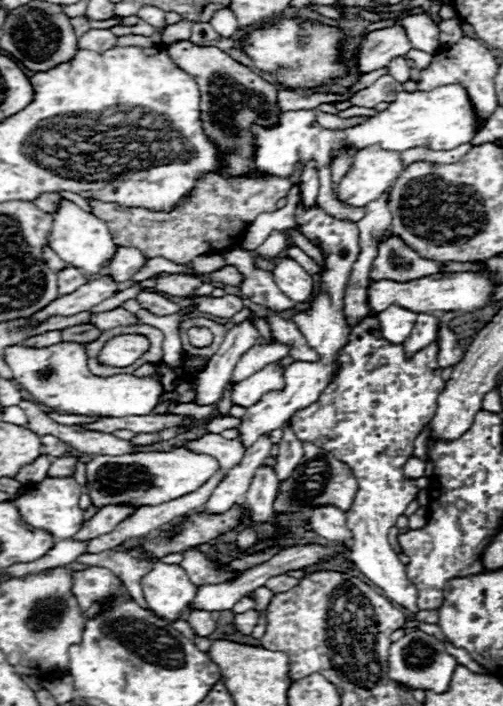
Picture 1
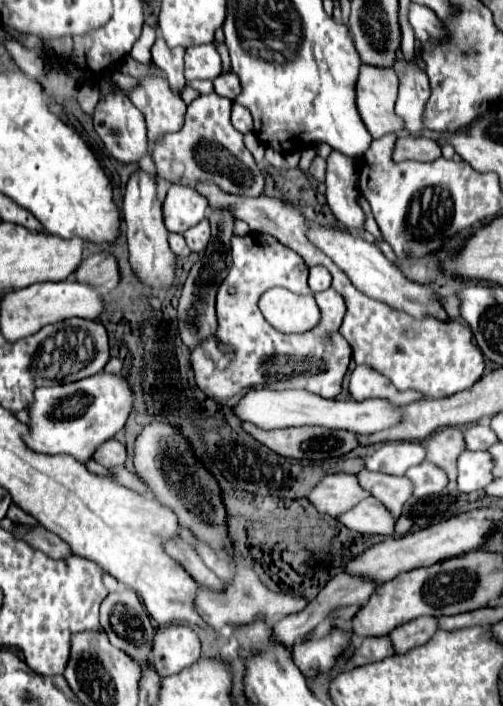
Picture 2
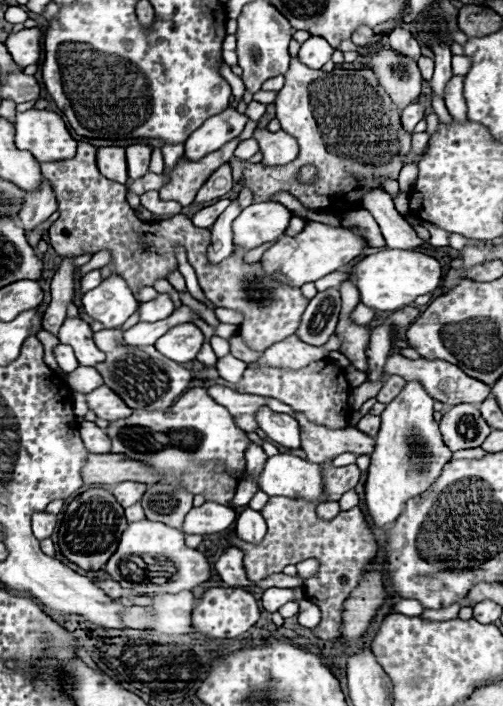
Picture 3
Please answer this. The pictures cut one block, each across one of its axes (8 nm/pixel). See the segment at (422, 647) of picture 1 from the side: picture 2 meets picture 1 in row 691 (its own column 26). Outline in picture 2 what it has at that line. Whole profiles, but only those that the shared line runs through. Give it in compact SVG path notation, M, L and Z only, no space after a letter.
M94 374L84 380L72 382L72 384L56 384L50 388L38 388L34 392L34 404L30 406L30 426L28 434L22 436L24 444L32 448L34 452L42 454L70 454L80 462L86 462L94 448L98 444L110 440L114 434L118 434L124 428L124 422L132 410L132 400L130 400L130 388L126 388L126 380L116 376L116 374Z

